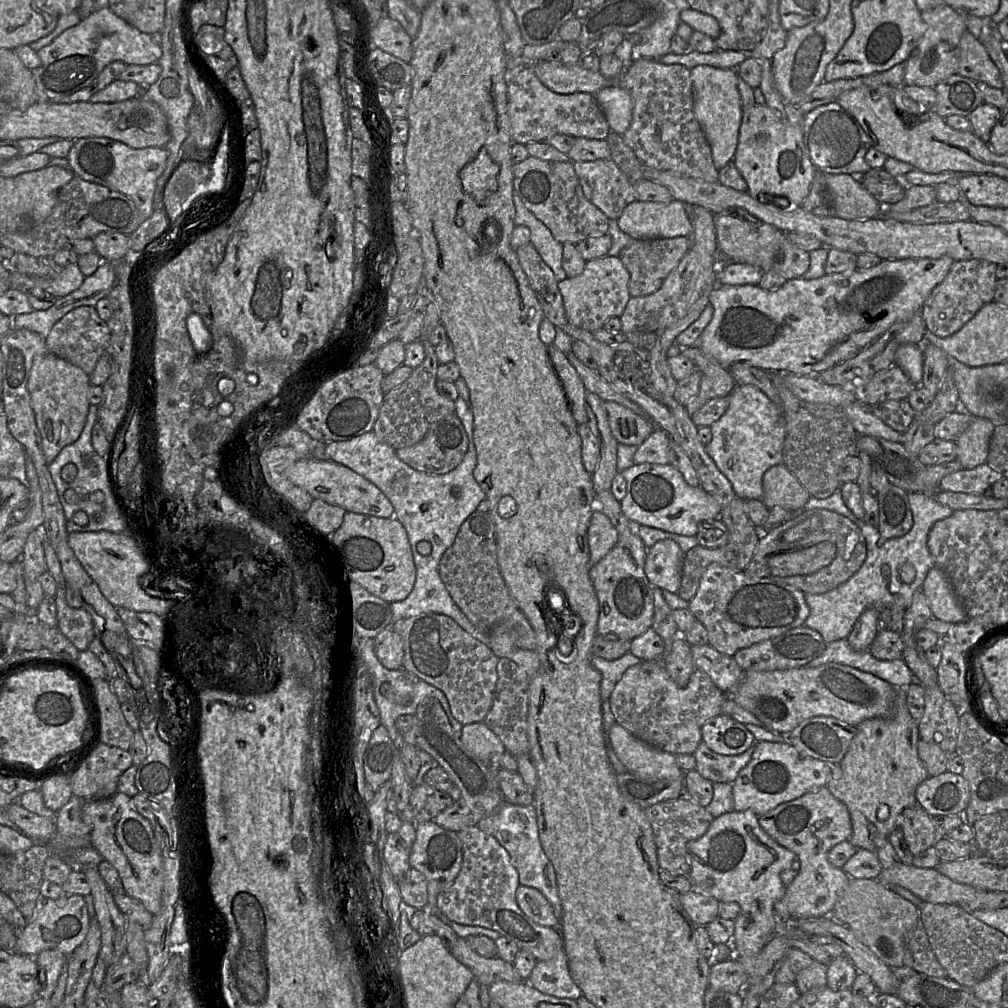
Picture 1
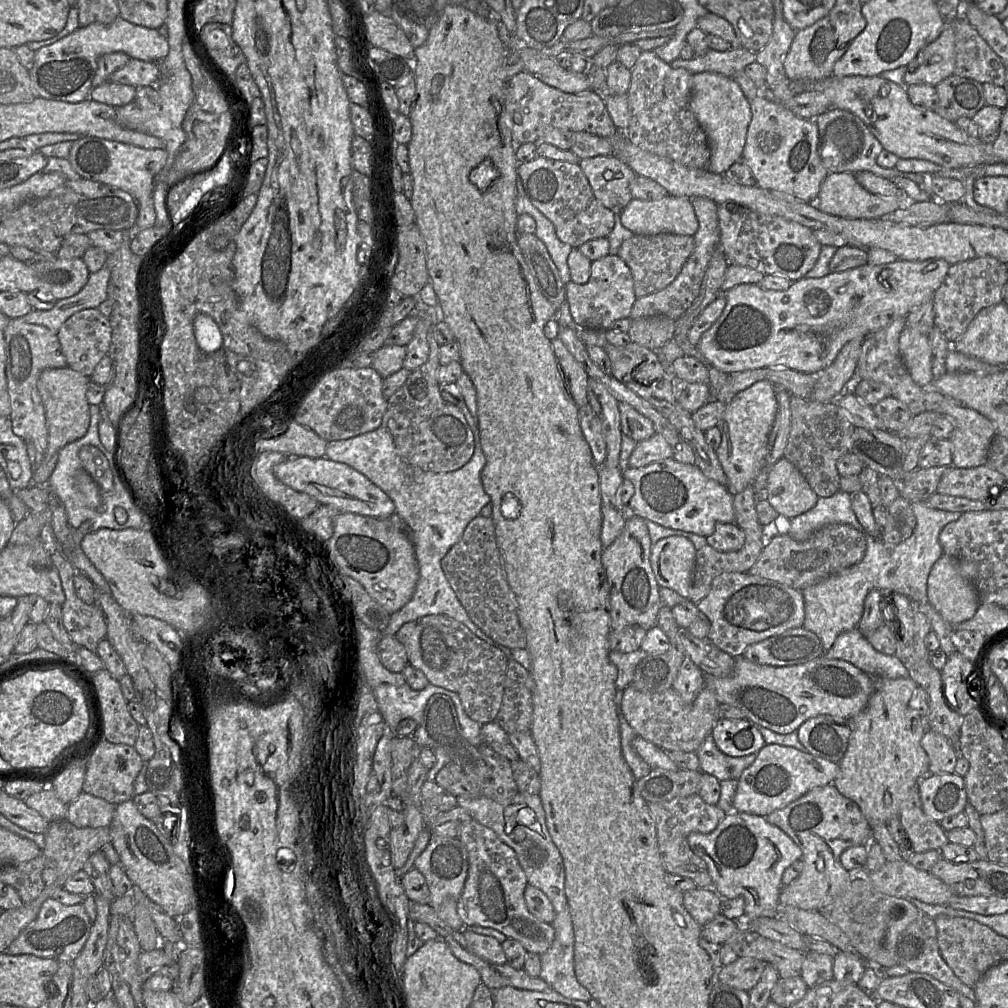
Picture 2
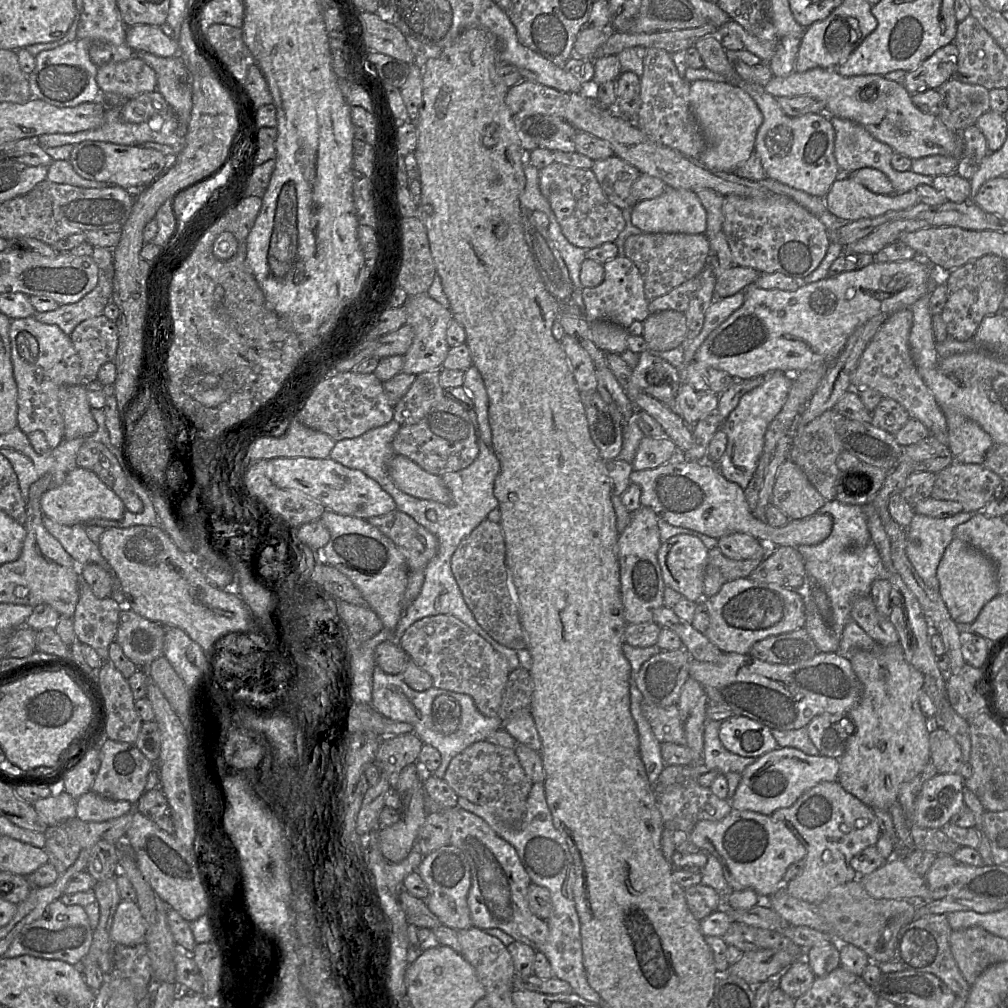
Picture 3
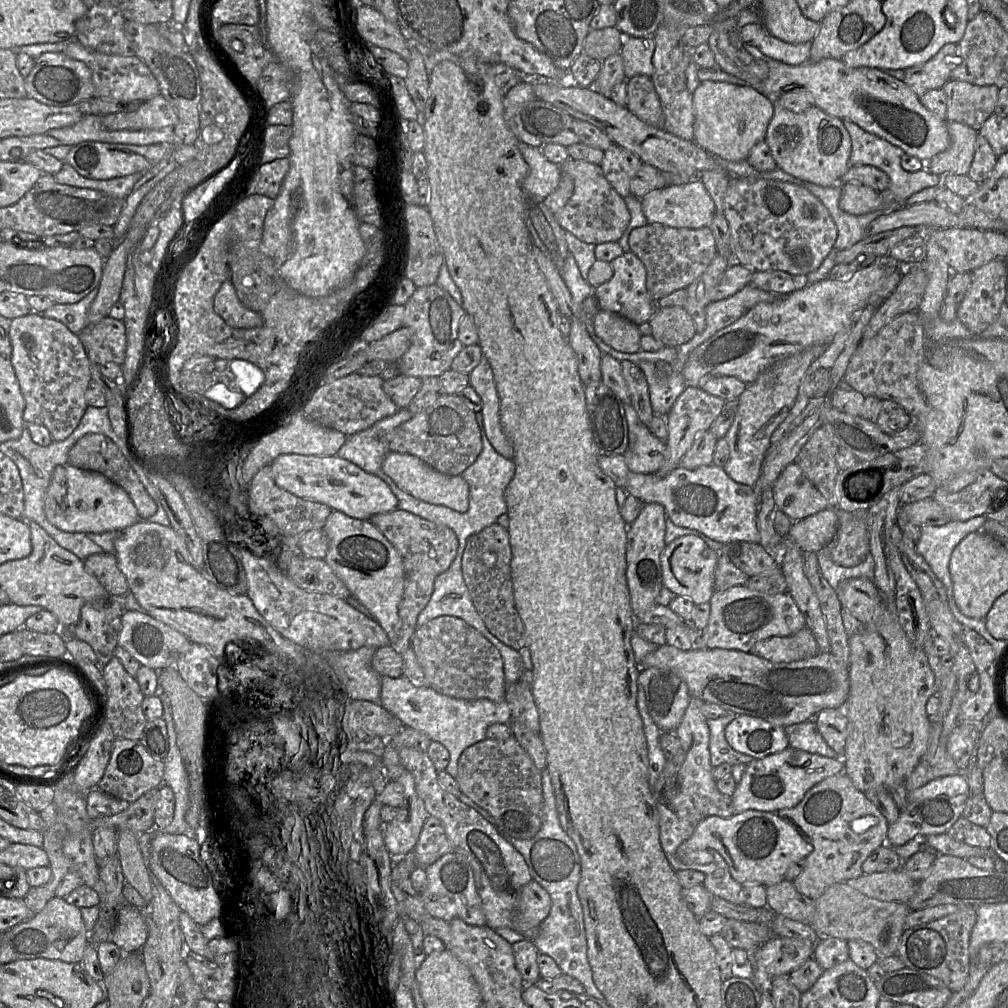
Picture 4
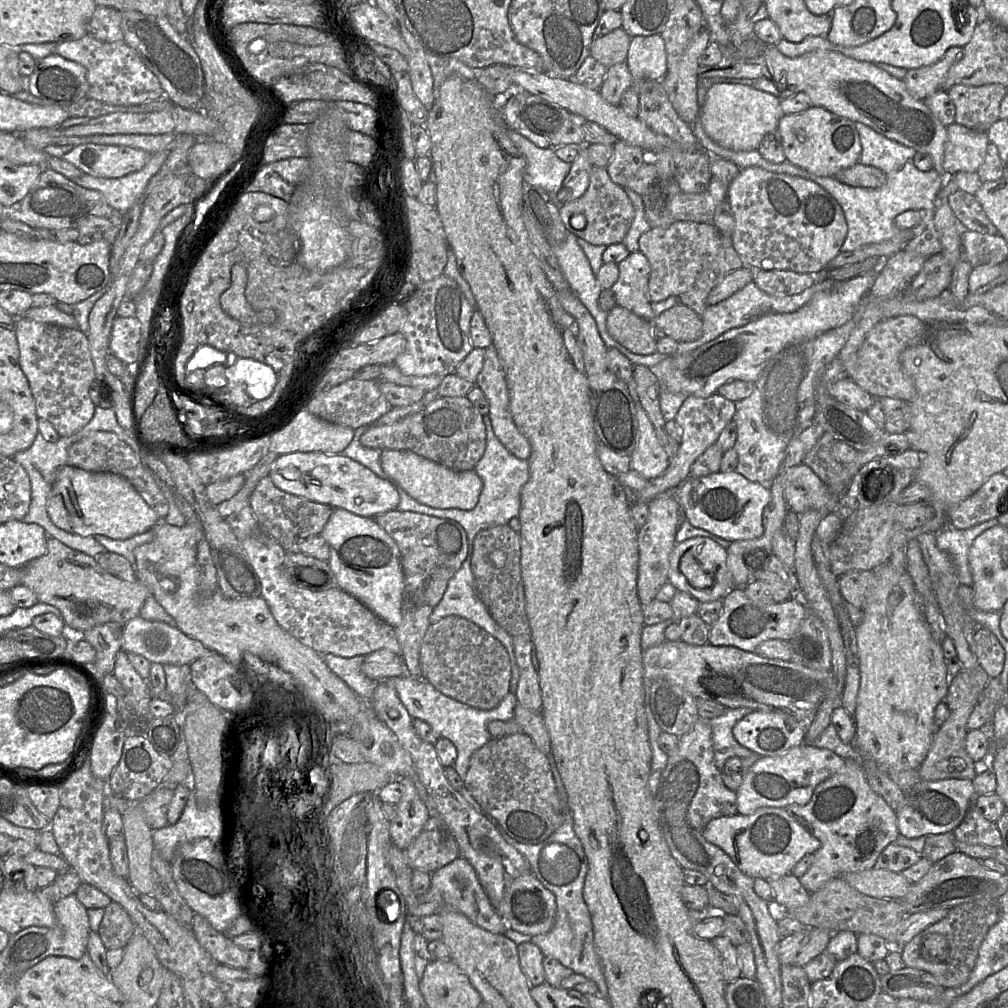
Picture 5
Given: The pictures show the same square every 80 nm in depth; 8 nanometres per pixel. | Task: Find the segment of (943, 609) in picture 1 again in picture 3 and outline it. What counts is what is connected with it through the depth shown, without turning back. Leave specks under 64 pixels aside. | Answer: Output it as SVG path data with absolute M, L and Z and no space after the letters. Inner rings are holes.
M953 539L946 548L937 568L937 578L941 598L957 624L971 624L985 604L999 594L993 562L982 552L959 539Z

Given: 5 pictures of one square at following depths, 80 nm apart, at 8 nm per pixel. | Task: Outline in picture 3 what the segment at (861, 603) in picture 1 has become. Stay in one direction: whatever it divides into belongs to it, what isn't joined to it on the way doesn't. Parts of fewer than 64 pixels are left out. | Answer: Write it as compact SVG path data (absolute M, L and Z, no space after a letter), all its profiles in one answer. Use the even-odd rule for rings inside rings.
M838 500L827 501L816 514L828 514L833 519L831 534L822 542L815 545L801 545L798 551L802 554L807 572L807 585L821 587L827 594L831 604L831 616L825 620L818 610L808 612L804 629L814 640L819 653L836 653L839 647L842 631L851 620L852 602L859 597L869 595L872 584L878 579L888 579L888 570L885 568L879 552L873 544L867 528L866 514L861 506L841 503ZM961 512L947 518L932 518L915 513L907 528L906 555L923 582L932 590L939 590L937 568L948 545L954 539L954 529L968 521L974 513Z

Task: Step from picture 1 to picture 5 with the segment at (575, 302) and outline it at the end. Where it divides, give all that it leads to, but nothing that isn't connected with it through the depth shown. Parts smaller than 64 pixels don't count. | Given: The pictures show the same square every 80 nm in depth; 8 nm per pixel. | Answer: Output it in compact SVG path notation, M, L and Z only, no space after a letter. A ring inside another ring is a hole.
M639 250L617 264L619 276L610 288L617 306L624 307L637 316L653 321L656 317L648 297L650 264Z

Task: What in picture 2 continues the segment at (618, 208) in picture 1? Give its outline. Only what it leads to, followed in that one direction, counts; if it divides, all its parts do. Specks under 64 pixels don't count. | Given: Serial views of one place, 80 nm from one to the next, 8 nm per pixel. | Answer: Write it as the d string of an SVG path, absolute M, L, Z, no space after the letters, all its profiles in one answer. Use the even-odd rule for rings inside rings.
M615 155L581 159L579 166L586 175L595 197L615 215L620 215L634 199L631 183L637 175Z

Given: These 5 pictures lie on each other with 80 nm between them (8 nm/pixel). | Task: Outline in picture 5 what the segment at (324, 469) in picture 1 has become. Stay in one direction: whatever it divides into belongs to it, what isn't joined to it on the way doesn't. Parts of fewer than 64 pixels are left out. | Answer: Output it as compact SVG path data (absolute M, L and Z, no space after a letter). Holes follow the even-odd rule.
M295 452L279 455L270 474L274 485L287 493L334 508L343 508L363 517L376 517L396 509L400 497L388 480L377 476L359 462L338 454Z

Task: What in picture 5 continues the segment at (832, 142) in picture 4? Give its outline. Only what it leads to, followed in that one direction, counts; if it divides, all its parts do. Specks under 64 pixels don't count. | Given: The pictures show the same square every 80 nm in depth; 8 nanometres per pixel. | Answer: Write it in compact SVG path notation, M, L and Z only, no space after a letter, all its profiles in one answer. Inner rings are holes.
M814 106L799 114L782 115L777 132L786 161L814 175L834 177L839 171L859 161L861 143L855 123L824 108Z

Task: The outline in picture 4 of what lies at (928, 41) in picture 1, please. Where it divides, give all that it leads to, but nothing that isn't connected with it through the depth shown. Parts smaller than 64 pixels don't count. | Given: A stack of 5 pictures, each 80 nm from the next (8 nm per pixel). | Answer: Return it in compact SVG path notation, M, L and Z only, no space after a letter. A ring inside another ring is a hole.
M947 43L928 61L904 70L903 82L917 95L941 89L958 60L957 44Z

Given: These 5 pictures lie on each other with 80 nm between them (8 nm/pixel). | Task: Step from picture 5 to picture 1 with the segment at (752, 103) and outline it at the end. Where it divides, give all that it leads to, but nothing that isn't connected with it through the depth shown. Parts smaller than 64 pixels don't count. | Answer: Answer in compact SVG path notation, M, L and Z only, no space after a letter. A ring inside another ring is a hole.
M698 65L690 69L693 111L710 145L717 170L733 160L742 121L742 106L738 91L737 69L722 69Z

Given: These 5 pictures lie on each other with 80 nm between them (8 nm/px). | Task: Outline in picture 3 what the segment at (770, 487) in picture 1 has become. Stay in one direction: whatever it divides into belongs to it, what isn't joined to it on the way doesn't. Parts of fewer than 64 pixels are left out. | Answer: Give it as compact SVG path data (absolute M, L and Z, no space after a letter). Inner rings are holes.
M787 459L778 468L773 488L772 505L784 512L789 520L800 520L816 514L827 502L793 461Z

